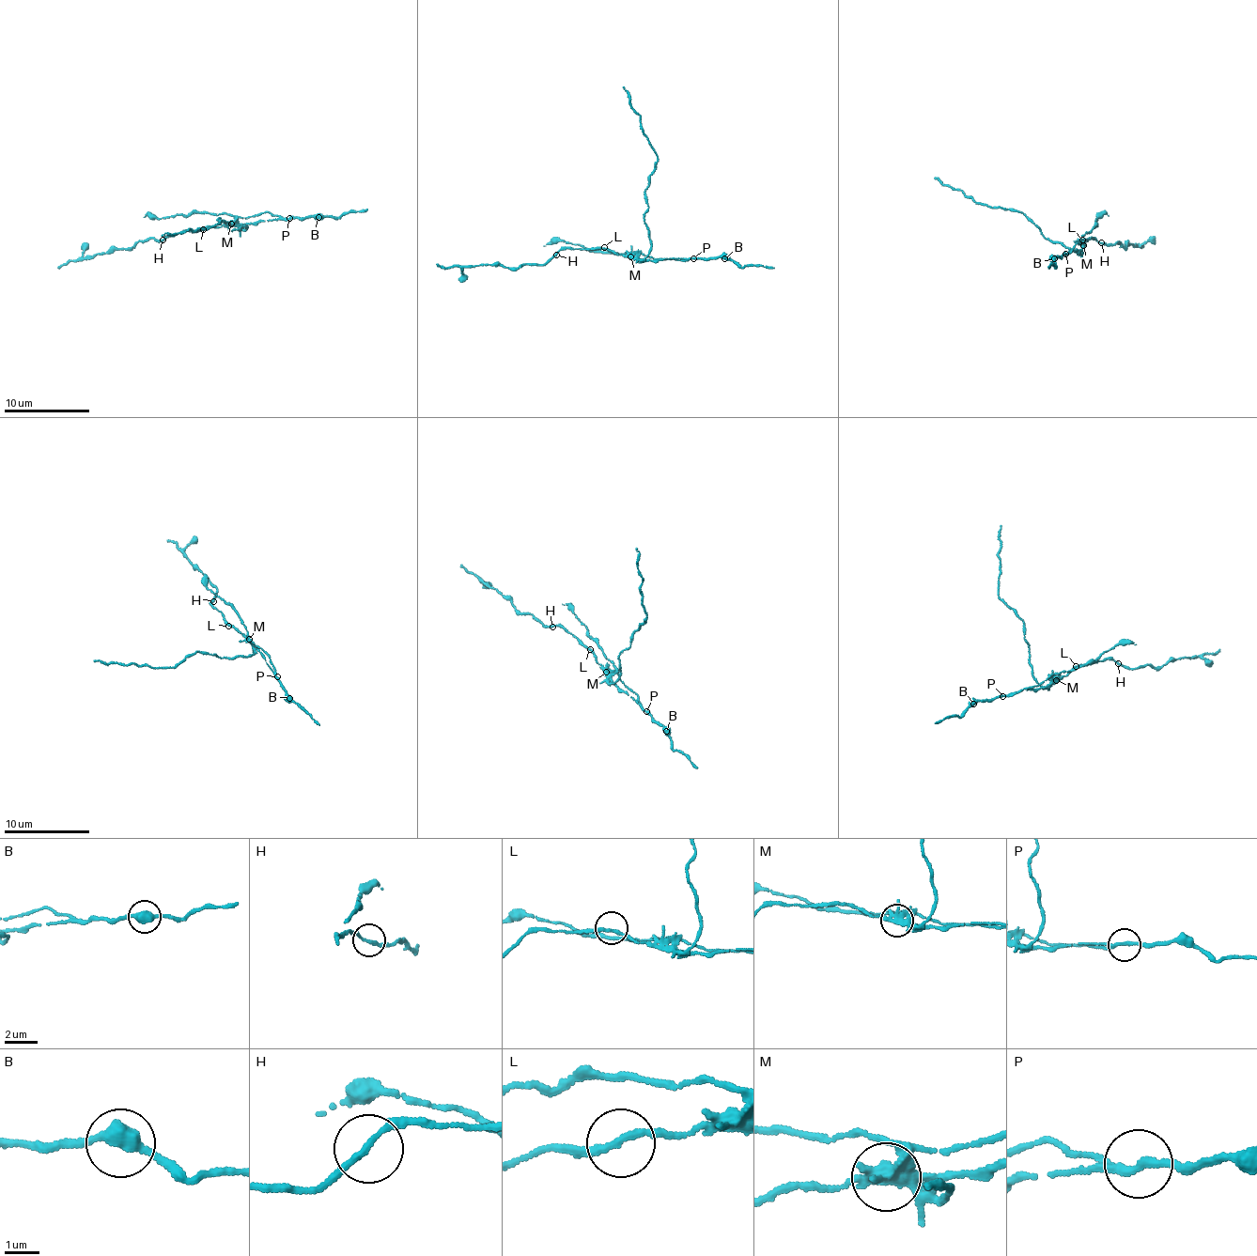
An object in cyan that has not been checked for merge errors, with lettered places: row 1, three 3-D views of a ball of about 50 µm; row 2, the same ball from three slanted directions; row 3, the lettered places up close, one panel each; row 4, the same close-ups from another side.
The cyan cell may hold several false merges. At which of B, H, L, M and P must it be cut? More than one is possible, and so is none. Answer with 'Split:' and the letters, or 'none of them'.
Split: M, P

